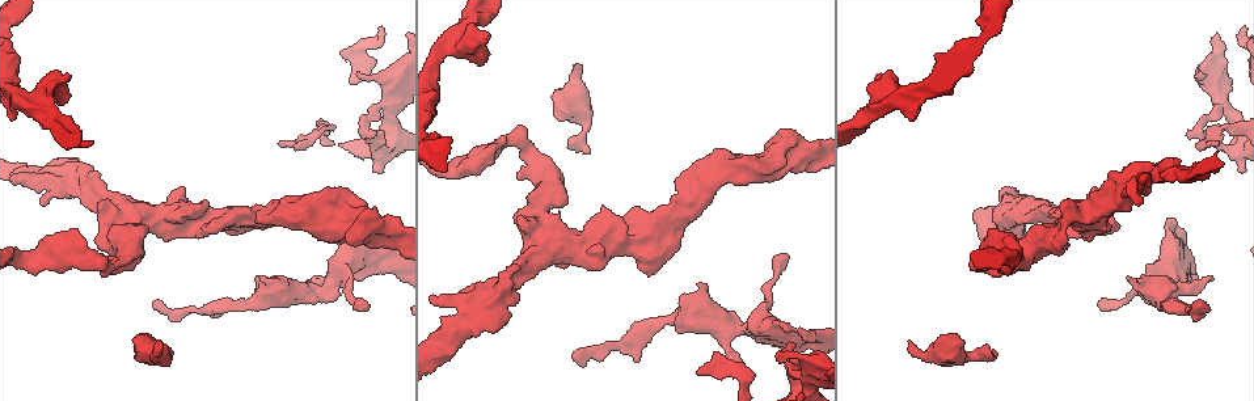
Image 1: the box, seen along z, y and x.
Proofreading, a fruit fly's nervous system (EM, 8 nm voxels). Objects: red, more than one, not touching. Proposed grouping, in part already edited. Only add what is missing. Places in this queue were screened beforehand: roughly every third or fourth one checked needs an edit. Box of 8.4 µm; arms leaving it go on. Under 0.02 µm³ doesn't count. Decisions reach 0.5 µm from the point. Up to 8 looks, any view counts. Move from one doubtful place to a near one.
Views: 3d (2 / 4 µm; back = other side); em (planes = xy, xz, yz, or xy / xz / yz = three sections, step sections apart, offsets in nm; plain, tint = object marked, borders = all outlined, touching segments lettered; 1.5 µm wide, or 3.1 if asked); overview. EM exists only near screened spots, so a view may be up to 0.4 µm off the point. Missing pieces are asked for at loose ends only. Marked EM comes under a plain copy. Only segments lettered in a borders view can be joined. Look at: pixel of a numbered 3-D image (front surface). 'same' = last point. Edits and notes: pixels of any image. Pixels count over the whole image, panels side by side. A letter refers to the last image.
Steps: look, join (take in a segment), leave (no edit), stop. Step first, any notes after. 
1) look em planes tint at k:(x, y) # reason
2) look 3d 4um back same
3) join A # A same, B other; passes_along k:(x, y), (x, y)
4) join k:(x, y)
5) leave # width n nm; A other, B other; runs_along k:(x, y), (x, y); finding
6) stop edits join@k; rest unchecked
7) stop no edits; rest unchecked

look em yz step 4 tint at 1:(489, 34)

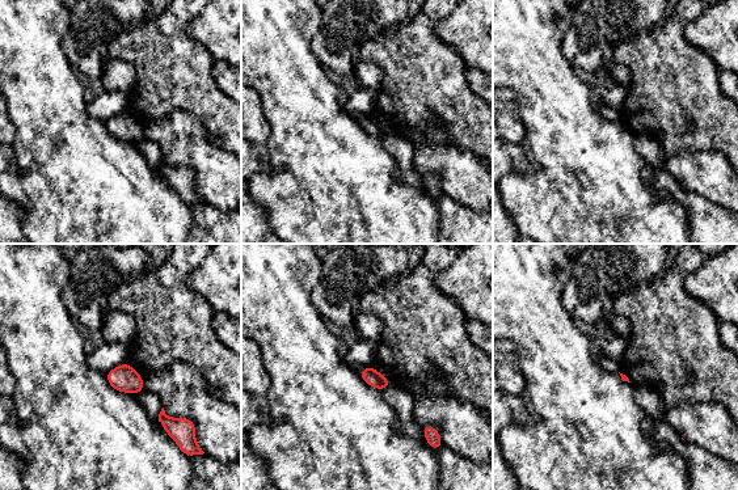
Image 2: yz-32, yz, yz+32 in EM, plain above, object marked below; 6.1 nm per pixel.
look em xy step 4 borders same # another direction

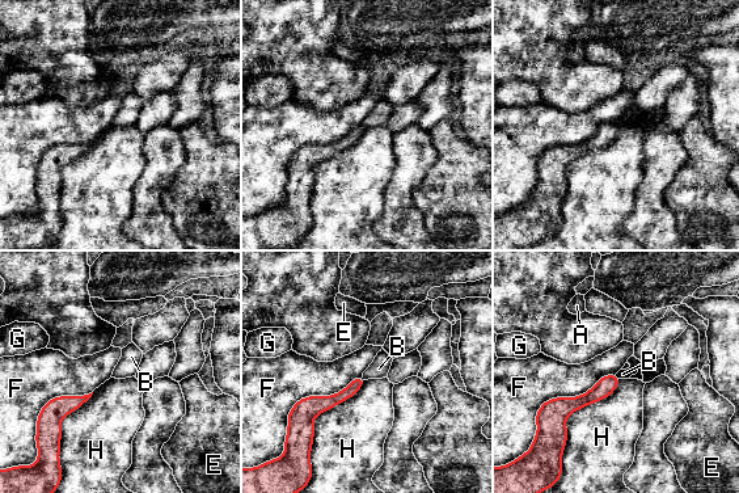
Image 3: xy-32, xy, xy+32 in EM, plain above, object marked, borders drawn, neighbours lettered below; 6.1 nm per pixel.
leave # A other, B other, E other, F other, G other, H other; border 3:(615, 374), (620, 378); no lettered segment goes on from it

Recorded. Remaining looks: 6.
look 3d 2um at 1:(44, 205) # branch stops here

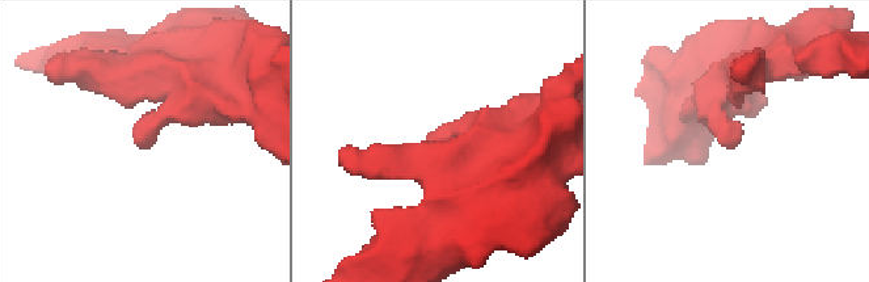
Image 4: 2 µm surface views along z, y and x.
look em planes borders at 4:(143, 147) # now the EM

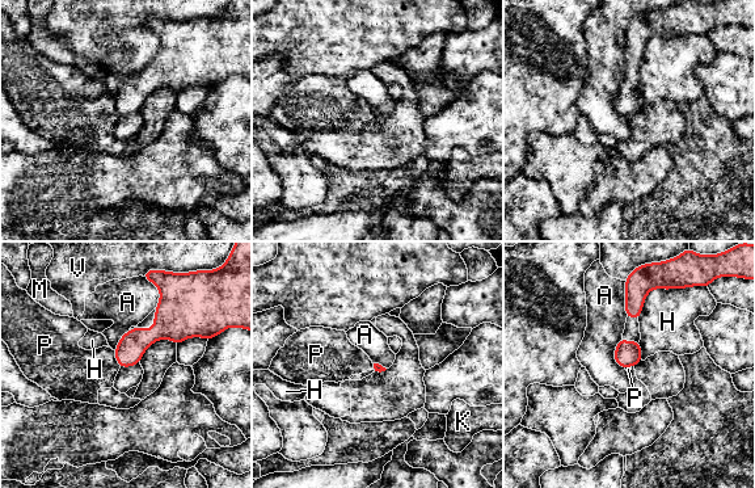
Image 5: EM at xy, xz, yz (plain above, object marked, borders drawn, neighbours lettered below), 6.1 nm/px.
leave # longest_contact H 300 nm; A other, H other, K other, M other, P other, V other; border 5:(624, 281), (624, 314), (627, 316); none of them fits

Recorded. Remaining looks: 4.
look em xy step 8 tint at 1:(96, 240) # free end

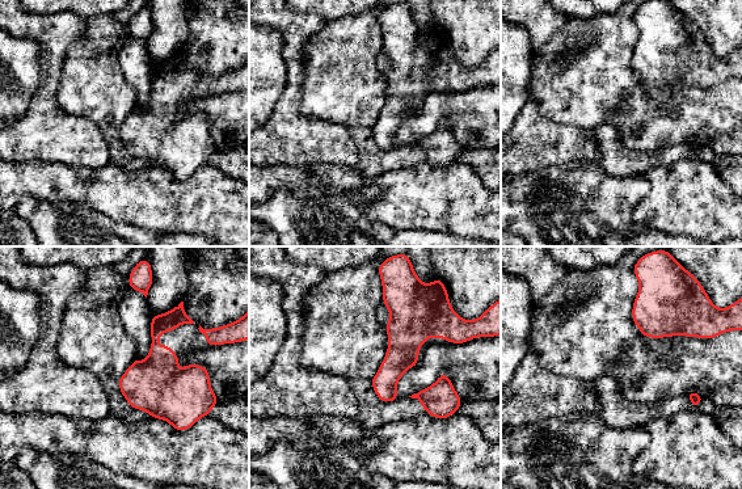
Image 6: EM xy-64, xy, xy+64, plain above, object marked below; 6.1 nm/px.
look em xy step 8 borders same # what lies round it

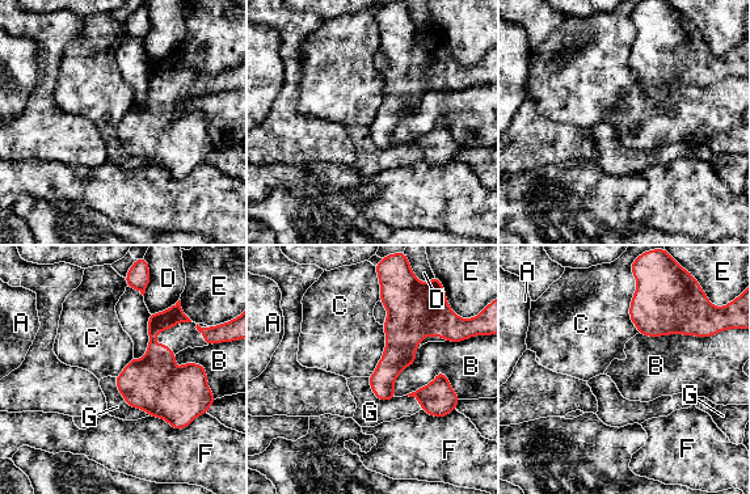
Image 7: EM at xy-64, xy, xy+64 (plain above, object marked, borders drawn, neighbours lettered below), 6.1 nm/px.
leave # A other, B other, C other, D other, E other, F other, G other; border 7:(114, 378), (122, 398), (148, 416); no lettered segment goes on from it

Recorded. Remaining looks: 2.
stop no edits; rest unchecked

